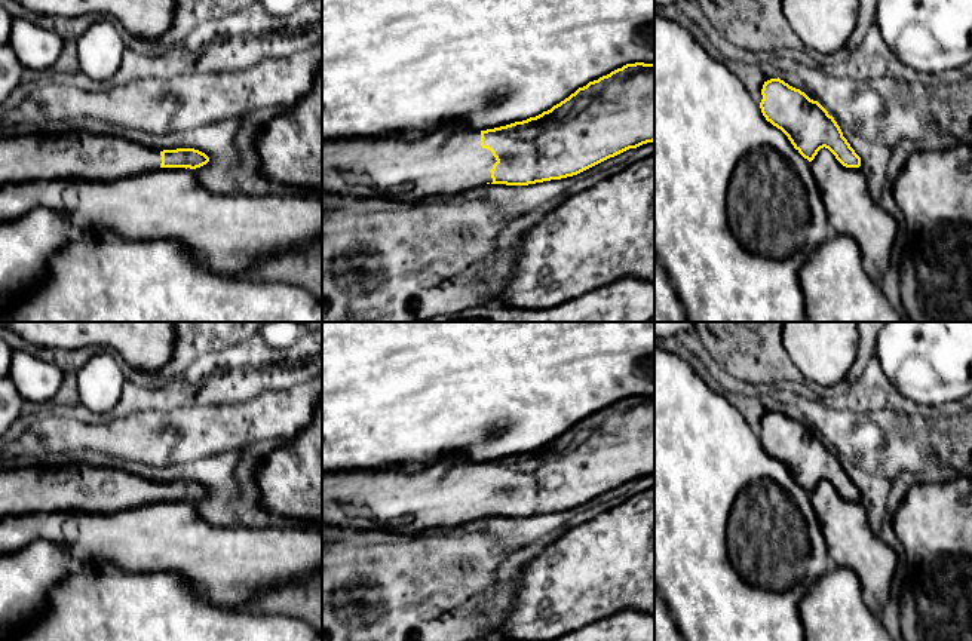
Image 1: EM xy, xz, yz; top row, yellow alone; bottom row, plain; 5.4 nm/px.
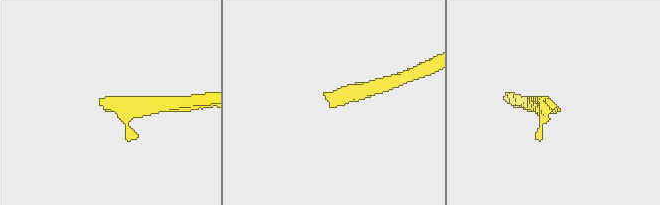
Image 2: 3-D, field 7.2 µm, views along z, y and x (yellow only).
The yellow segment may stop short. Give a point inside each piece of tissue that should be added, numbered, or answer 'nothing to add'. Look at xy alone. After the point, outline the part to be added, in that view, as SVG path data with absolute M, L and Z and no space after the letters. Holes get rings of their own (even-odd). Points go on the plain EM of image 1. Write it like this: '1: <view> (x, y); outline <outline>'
1: xy (57, 485); outline M45 460L27 469L0 470L0 519L55 512L116 512L160 502L160 484L108 466L88 466L65 460Z

